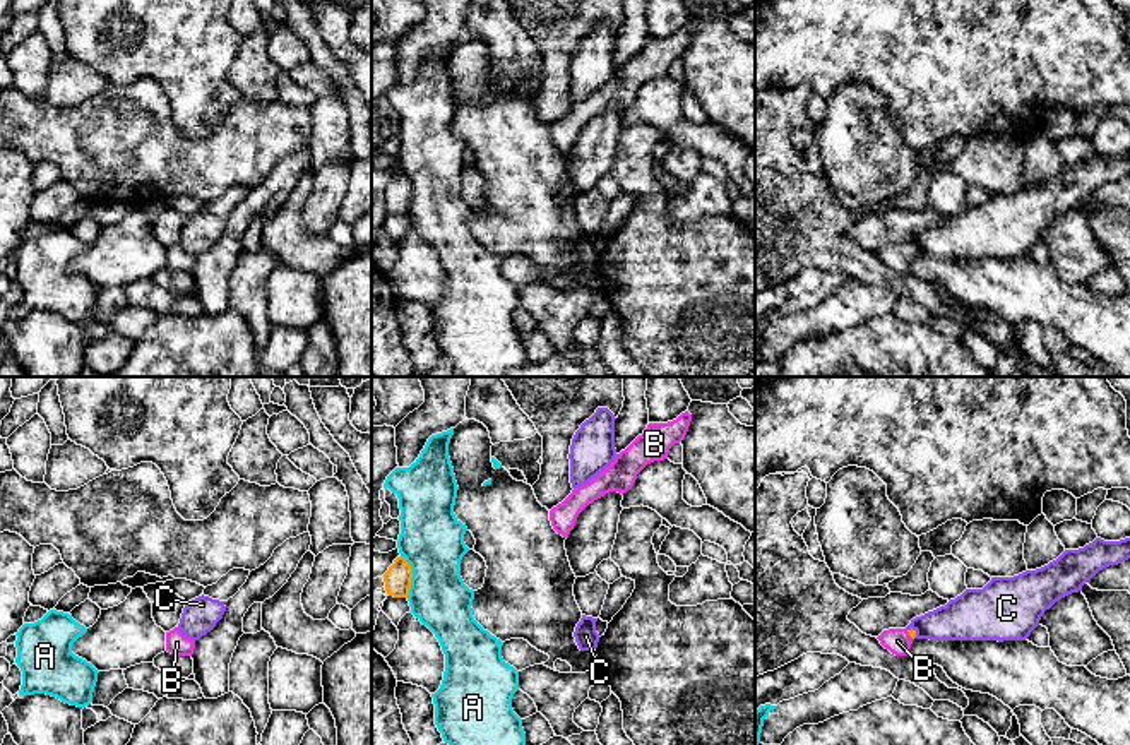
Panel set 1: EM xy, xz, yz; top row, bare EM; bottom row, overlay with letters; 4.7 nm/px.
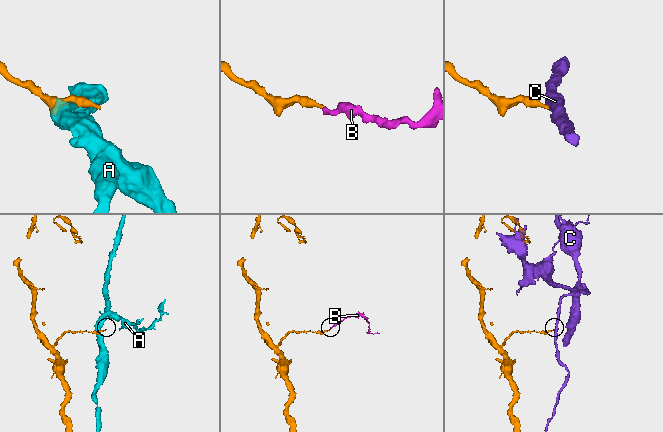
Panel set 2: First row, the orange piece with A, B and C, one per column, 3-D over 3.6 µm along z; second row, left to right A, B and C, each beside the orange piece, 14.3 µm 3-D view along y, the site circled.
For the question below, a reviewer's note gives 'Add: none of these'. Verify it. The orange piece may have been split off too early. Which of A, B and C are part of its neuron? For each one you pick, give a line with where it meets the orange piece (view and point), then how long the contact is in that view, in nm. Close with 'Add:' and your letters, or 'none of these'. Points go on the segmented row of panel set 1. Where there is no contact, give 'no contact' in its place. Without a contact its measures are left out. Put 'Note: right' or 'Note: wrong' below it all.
B: contact yz (909, 634); length 60 nm
Add: B
Note: wrong

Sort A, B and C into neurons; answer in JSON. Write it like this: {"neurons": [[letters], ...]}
{"neurons": [["A"], ["B"], ["C"]]}

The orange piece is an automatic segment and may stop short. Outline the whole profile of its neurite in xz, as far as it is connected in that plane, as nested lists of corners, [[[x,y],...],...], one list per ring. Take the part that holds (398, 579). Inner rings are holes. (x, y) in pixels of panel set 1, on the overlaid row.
[[[397,557],[384,574],[385,591],[394,598],[407,598],[413,579],[413,569],[404,557]]]

